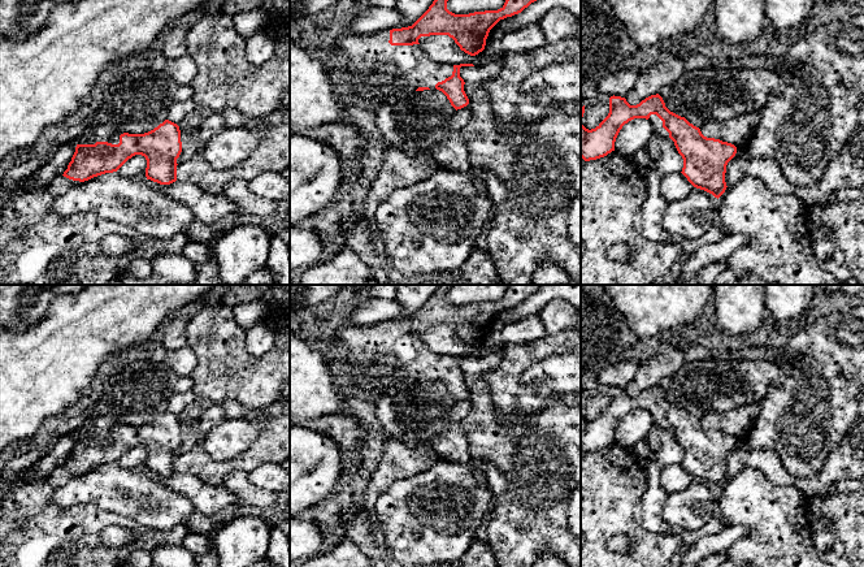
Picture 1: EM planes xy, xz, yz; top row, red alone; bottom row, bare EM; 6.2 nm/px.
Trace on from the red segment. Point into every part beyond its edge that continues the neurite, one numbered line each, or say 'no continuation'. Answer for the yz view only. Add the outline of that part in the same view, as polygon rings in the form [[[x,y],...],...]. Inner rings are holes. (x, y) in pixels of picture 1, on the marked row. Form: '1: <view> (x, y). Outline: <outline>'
1: yz (656, 122). Outline: [[[651,114],[648,121],[661,140],[669,138],[669,133],[663,127],[663,121],[656,114]]]

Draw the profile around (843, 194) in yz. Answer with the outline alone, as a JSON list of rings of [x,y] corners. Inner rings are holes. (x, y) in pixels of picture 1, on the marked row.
[[[864,186],[859,189],[841,189],[830,195],[825,205],[829,205],[834,202],[851,202],[864,196]]]

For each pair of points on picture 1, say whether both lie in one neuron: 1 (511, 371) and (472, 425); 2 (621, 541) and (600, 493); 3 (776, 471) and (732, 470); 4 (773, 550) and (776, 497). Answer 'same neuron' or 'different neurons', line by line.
1: different neurons
2: different neurons
3: same neuron
4: same neuron

